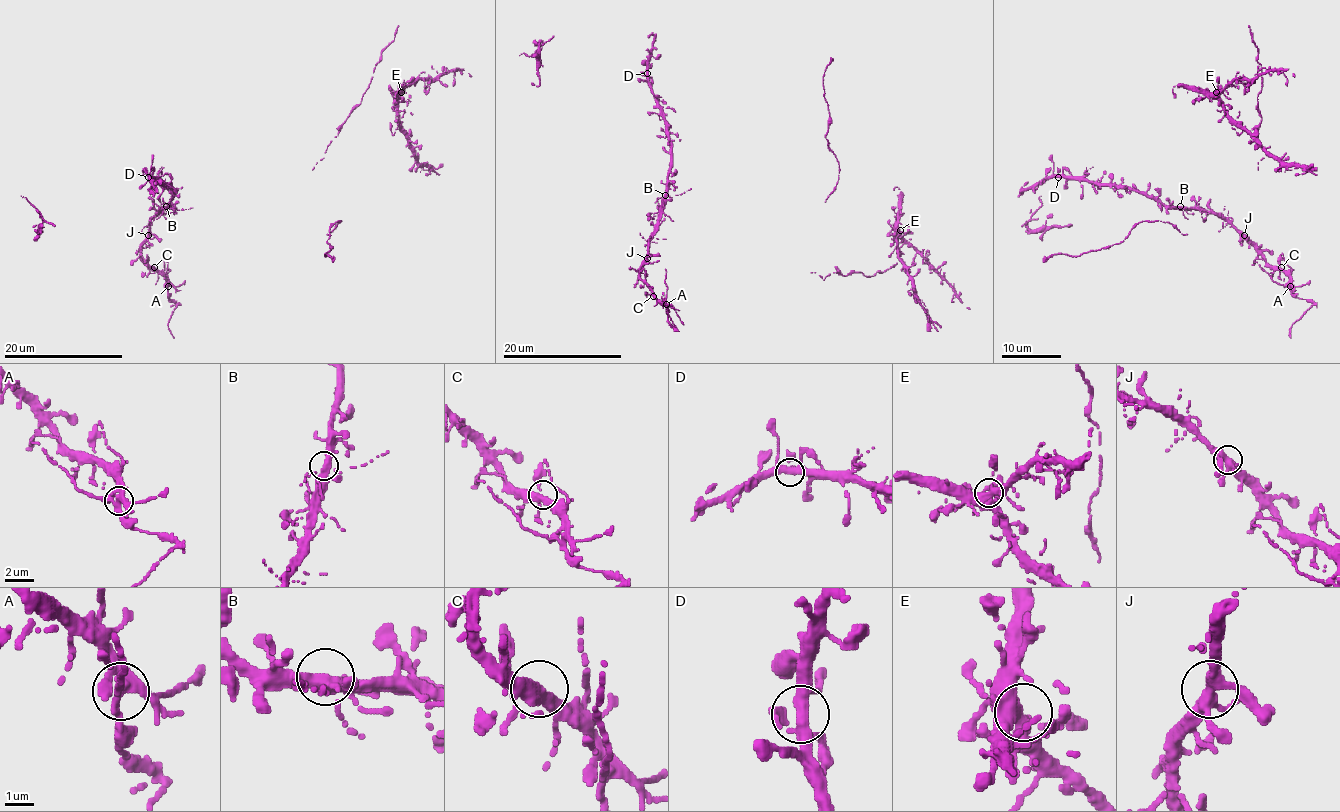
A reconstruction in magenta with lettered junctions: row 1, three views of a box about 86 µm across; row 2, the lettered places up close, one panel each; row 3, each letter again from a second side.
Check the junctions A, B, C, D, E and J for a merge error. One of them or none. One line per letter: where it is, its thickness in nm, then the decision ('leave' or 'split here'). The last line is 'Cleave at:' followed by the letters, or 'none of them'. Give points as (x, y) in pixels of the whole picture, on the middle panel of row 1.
A: (666, 304) | 340 nm | split here
B: (665, 195) | 340 nm | leave
C: (653, 296) | 360 nm | leave
D: (647, 73) | 320 nm | leave
E: (900, 230) | 380 nm | leave
J: (647, 258) | 360 nm | leave
Cleave at: A

